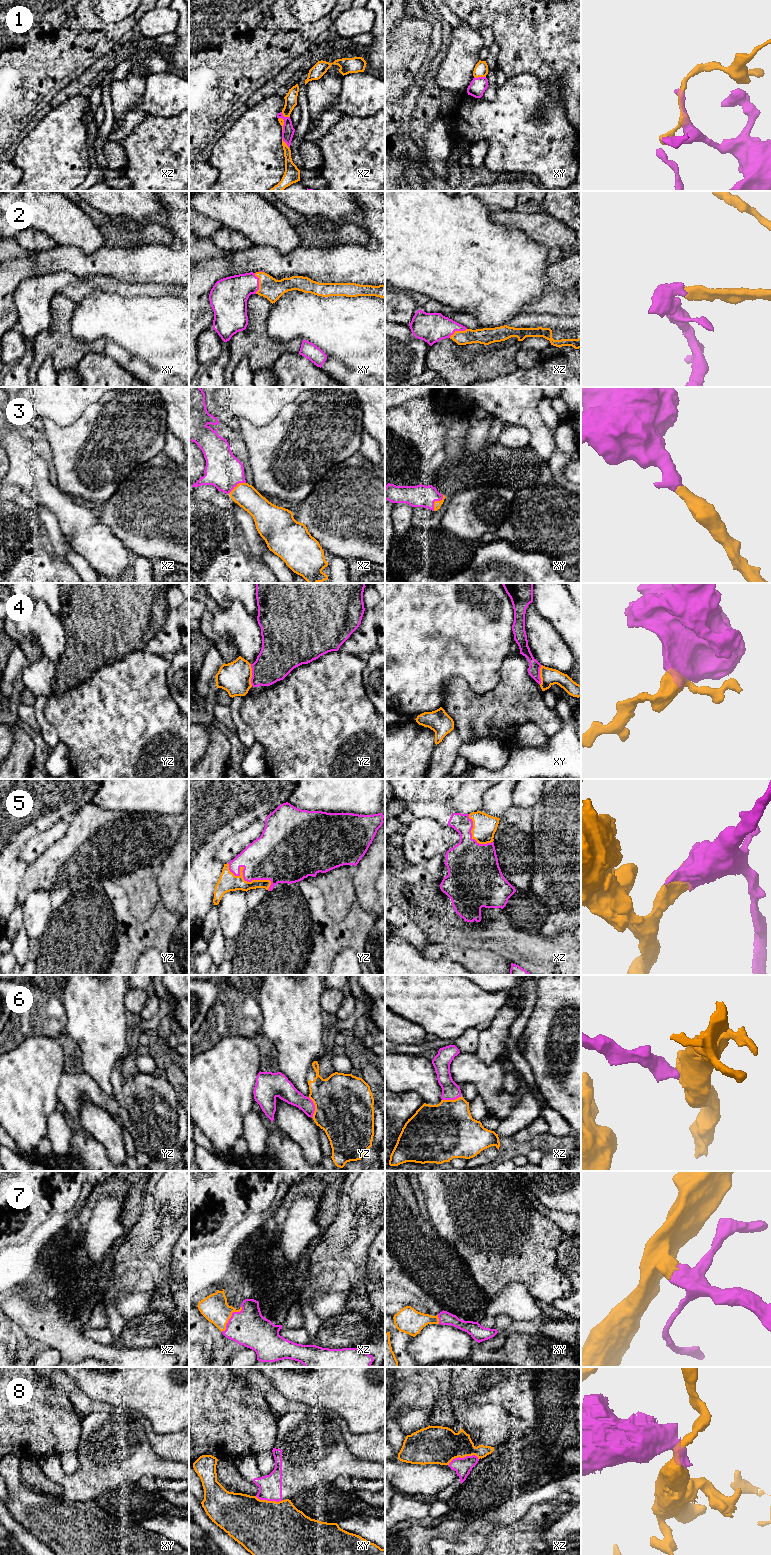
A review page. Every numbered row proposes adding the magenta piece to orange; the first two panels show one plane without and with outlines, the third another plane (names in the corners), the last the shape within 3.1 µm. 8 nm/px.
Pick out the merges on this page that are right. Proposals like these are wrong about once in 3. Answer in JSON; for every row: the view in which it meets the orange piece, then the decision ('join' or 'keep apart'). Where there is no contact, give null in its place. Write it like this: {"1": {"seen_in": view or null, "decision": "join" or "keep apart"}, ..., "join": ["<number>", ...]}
{"1": {"seen_in": "xy", "decision": "keep apart"}, "2": {"seen_in": "xy", "decision": "join"}, "3": {"seen_in": "xy", "decision": "join"}, "4": {"seen_in": "yz", "decision": "keep apart"}, "5": {"seen_in": "yz", "decision": "join"}, "6": {"seen_in": "yz", "decision": "join"}, "7": {"seen_in": "xz", "decision": "join"}, "8": {"seen_in": "xz", "decision": "keep apart"}, "join": ["2", "3", "5", "6", "7"]}

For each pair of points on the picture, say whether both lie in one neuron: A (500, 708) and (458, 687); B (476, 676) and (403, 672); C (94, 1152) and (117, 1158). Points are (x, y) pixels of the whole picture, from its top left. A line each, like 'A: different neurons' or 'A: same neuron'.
A: same neuron
B: same neuron
C: different neurons

